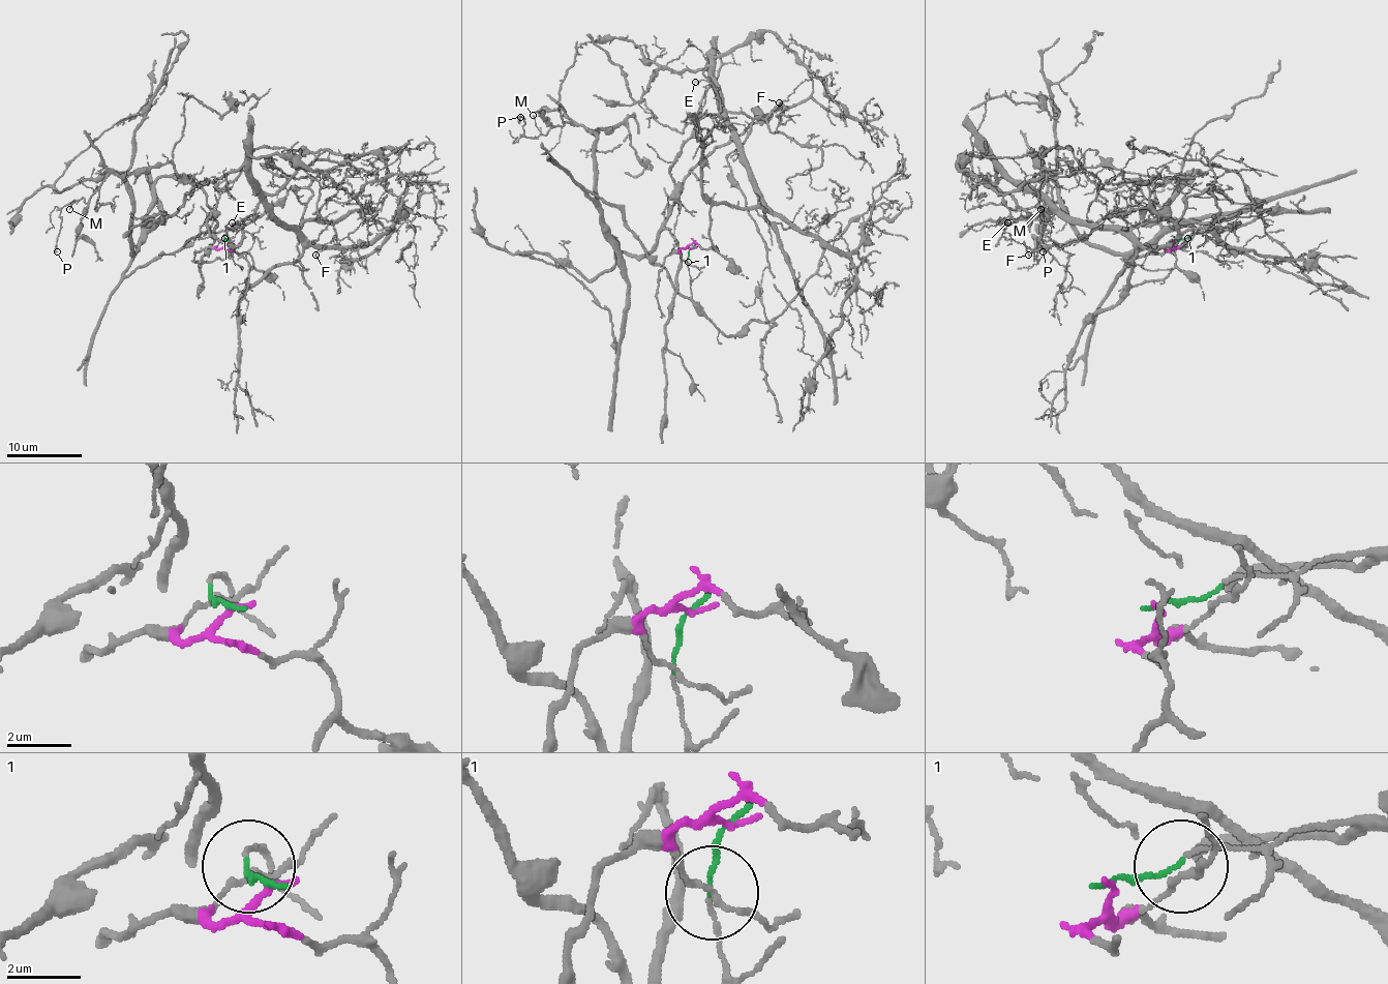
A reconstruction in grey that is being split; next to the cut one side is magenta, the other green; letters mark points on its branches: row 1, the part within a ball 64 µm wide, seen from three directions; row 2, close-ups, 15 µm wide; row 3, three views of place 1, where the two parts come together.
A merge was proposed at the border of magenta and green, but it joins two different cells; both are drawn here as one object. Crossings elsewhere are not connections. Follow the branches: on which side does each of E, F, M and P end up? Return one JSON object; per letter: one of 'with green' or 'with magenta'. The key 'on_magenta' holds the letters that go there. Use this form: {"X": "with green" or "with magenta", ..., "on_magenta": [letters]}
{"E": "with magenta", "F": "with magenta", "M": "with green", "P": "with green", "on_magenta": ["E", "F"]}

